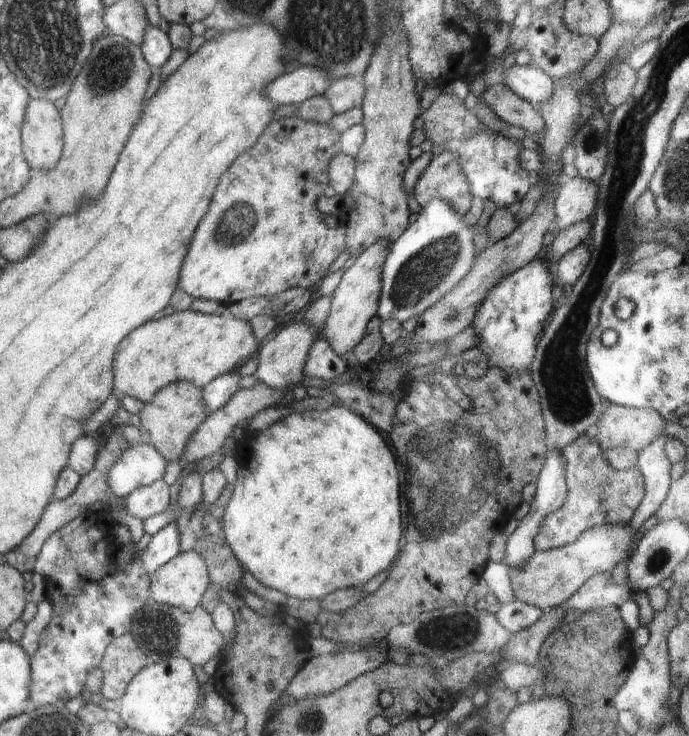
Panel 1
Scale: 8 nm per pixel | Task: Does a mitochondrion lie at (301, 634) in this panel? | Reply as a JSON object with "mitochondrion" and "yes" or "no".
{"mitochondrion":"no"}

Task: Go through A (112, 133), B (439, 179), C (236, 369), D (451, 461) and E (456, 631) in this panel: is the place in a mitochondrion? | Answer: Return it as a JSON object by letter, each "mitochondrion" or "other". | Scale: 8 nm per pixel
{"A":"other","B":"other","C":"other","D":"mitochondrion","E":"mitochondrion"}

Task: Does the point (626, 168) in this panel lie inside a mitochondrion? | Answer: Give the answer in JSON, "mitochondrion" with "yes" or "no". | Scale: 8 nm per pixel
{"mitochondrion":"yes"}

